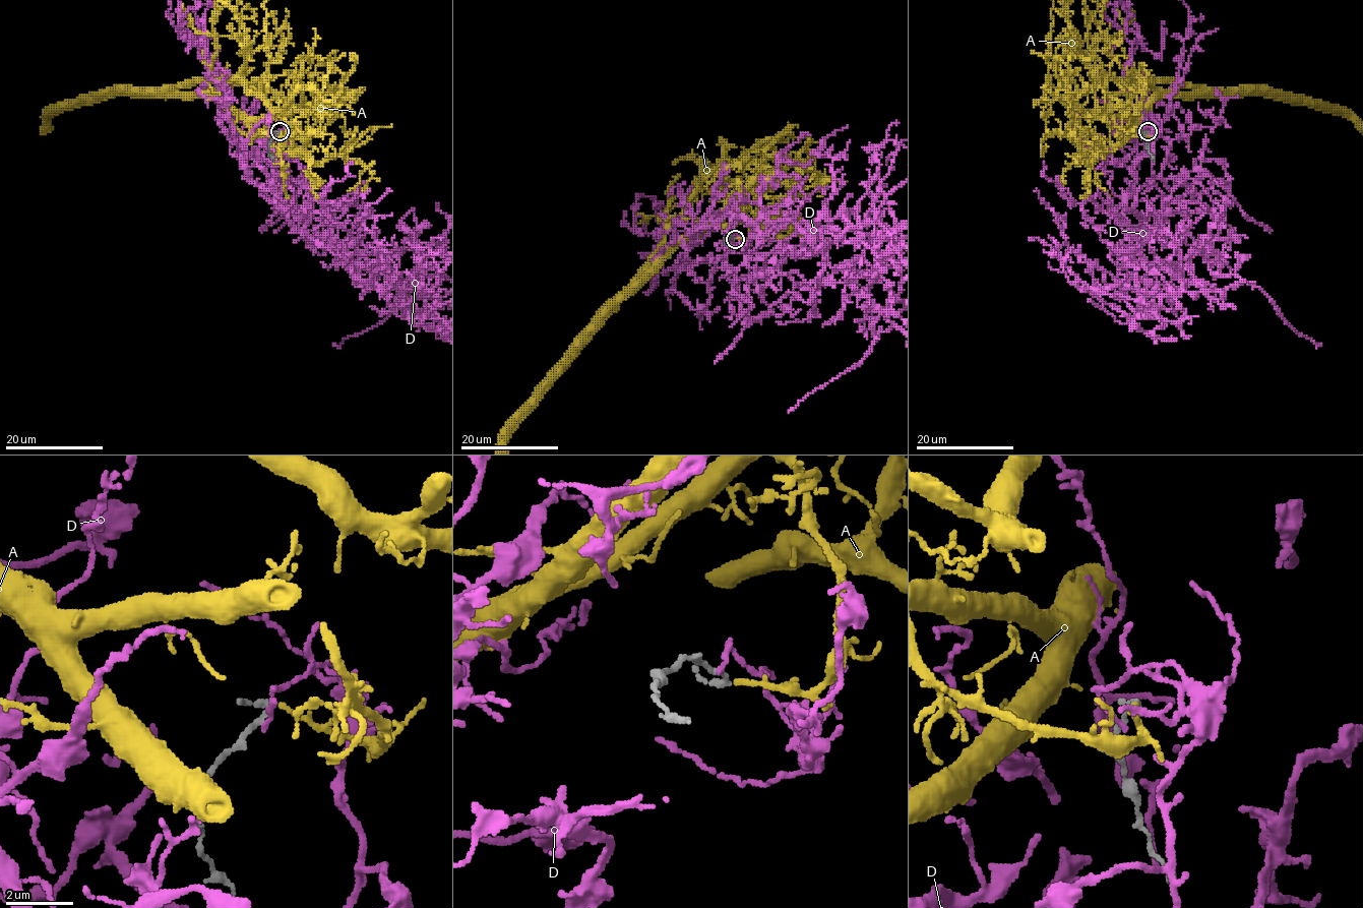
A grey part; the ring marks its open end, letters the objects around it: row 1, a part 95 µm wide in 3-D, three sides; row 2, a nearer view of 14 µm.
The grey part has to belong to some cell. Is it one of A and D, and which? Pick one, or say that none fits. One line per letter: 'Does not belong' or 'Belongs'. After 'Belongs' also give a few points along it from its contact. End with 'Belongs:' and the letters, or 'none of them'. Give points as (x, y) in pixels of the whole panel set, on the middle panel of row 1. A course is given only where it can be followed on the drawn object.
A: Belongs
D: Does not belong
Belongs: A

